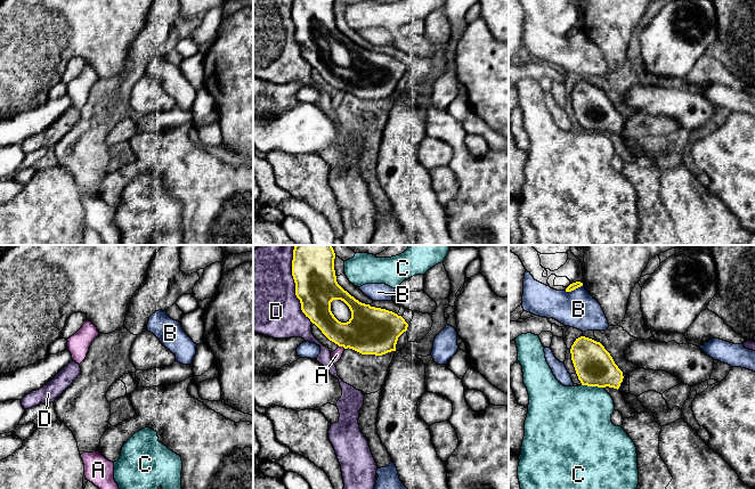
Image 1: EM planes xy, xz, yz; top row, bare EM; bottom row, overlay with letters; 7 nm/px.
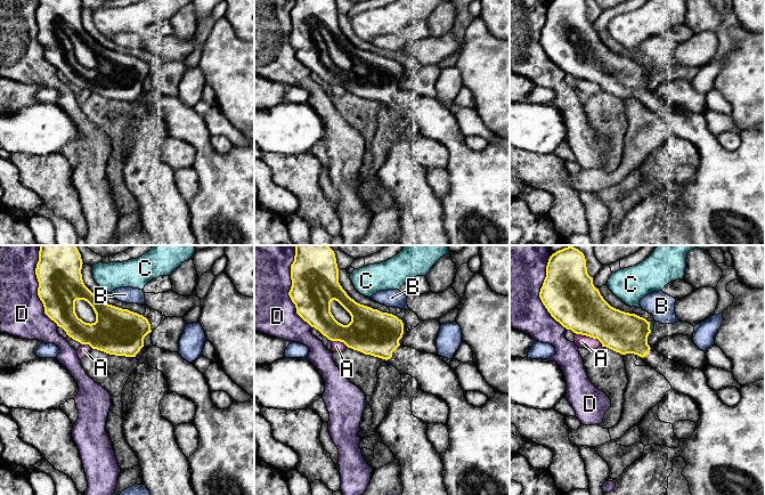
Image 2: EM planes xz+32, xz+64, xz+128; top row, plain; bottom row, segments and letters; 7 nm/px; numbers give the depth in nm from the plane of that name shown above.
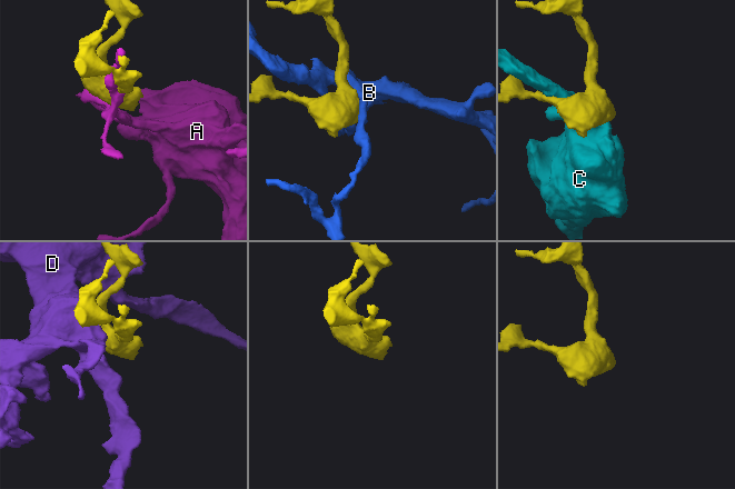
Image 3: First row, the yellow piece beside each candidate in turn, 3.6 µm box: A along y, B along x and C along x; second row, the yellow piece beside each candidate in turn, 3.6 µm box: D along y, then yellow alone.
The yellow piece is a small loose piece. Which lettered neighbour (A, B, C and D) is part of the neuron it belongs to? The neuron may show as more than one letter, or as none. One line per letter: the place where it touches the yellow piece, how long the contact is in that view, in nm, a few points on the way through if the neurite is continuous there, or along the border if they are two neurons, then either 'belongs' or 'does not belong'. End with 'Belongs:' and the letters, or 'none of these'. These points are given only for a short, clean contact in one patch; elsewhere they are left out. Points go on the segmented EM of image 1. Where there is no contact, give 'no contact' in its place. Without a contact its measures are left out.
A: contact xz (342, 345); length 50 nm; does not belong
B: contact yz (573, 290); length 130 nm; does not belong
C: contact yz (593, 385); length 160 nm; does not belong
D: contact xz (295, 284); length 550 nm; does not belong
Belongs: none of these

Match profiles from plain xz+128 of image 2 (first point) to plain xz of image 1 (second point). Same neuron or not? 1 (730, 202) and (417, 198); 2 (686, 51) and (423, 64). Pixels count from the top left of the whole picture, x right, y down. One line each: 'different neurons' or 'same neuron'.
1: different neurons
2: different neurons

